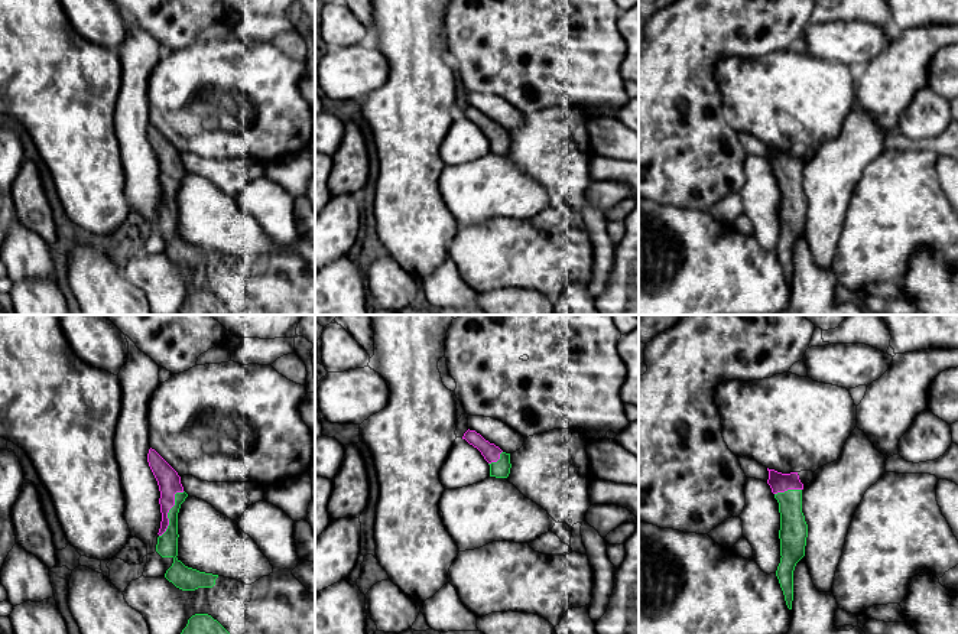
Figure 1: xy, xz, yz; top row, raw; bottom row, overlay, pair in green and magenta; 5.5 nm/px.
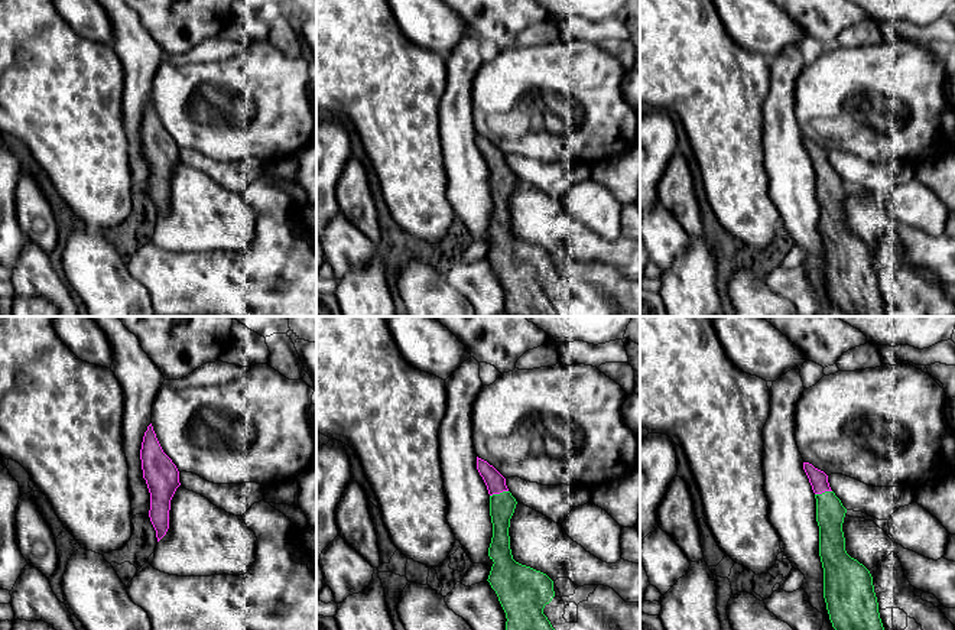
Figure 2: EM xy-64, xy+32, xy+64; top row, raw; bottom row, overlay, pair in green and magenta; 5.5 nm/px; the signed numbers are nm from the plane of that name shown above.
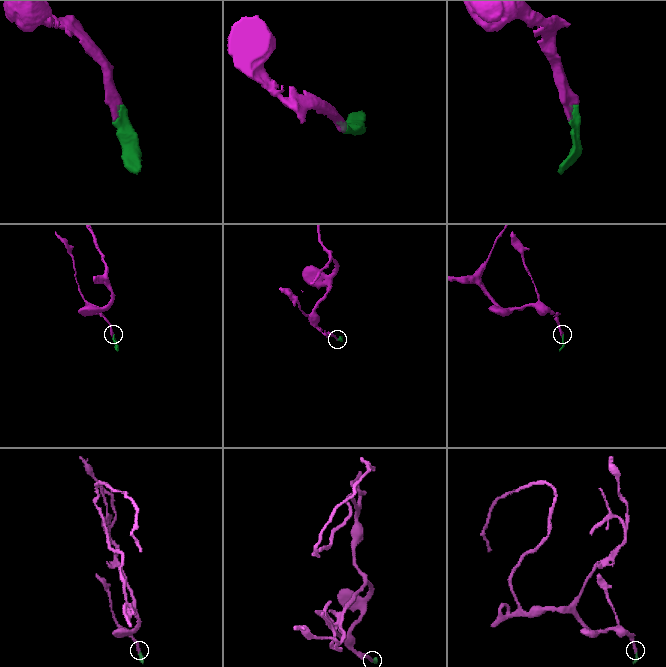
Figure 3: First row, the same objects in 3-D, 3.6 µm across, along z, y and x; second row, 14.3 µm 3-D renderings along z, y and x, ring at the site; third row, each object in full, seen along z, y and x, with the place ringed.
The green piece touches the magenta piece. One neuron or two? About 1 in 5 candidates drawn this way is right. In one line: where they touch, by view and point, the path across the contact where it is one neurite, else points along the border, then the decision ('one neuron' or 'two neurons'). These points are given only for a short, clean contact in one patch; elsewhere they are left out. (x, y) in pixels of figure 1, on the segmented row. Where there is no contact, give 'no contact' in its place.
xy (169, 511) | across xy (166, 546), (169, 511), (168, 480) | one neuron

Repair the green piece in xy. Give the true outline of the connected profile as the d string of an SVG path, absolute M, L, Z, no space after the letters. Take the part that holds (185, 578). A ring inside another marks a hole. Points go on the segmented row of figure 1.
M149 449L149 466L157 481L160 491L162 521L156 552L162 557L172 557L173 563L166 570L165 578L182 591L198 588L212 588L218 575L199 572L185 566L178 556L178 513L188 494L184 491L178 472L155 451Z

